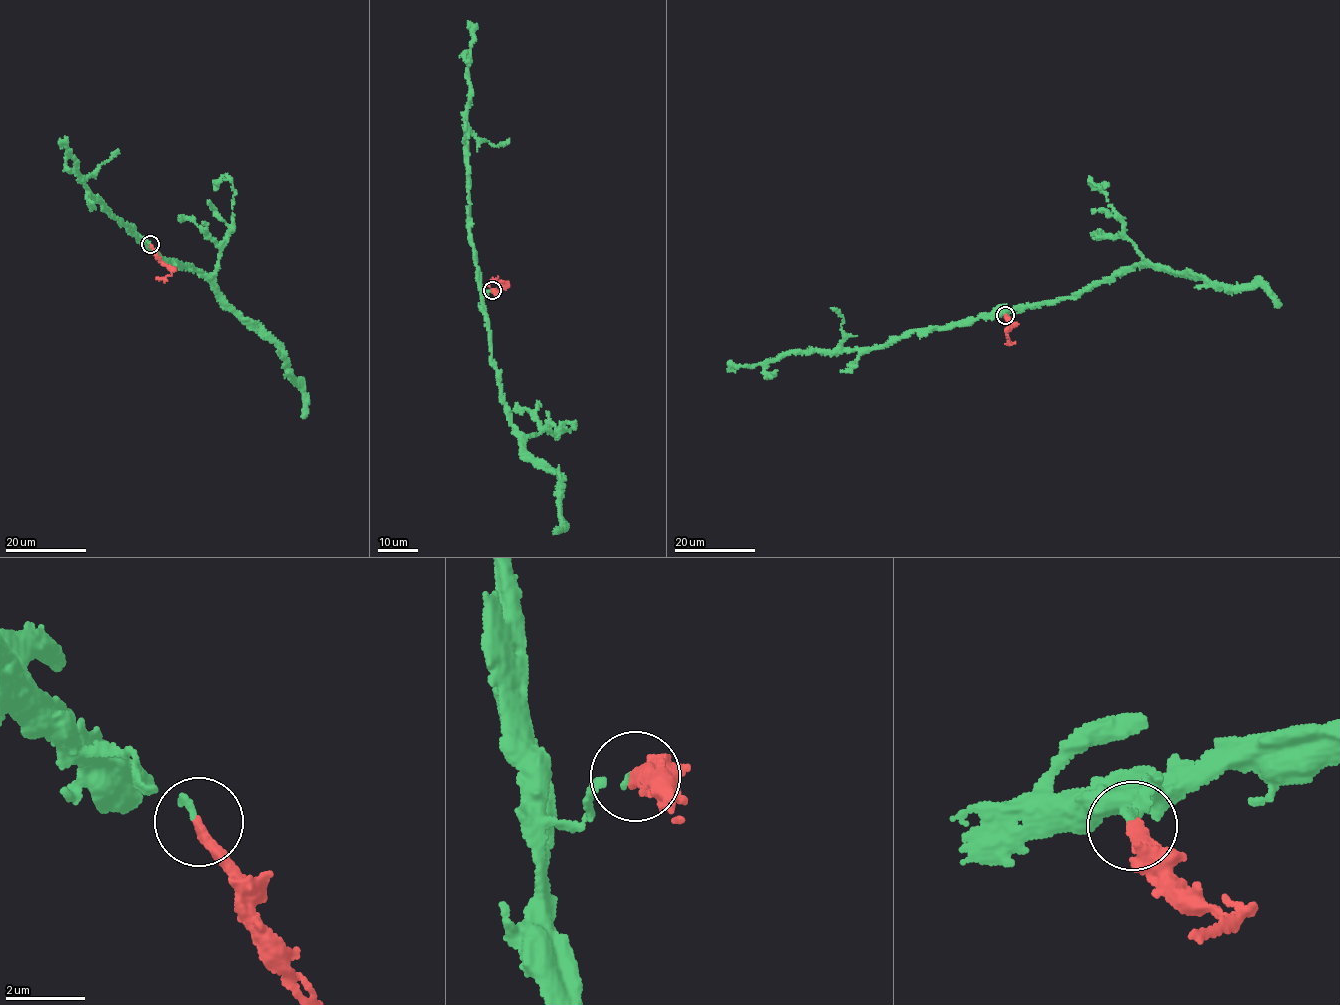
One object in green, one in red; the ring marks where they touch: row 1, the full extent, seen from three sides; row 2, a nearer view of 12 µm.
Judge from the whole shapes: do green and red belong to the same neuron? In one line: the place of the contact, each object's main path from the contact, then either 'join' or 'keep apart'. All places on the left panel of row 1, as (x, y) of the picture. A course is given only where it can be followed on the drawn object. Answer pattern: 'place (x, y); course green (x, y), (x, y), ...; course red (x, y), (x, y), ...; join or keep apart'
place (150, 244); course green (150, 244), (140, 237), (164, 263), (200, 272), (244, 319), (277, 344), (302, 391), (303, 419); course red (150, 244), (154, 254), (173, 269), (170, 275), (158, 279); join

